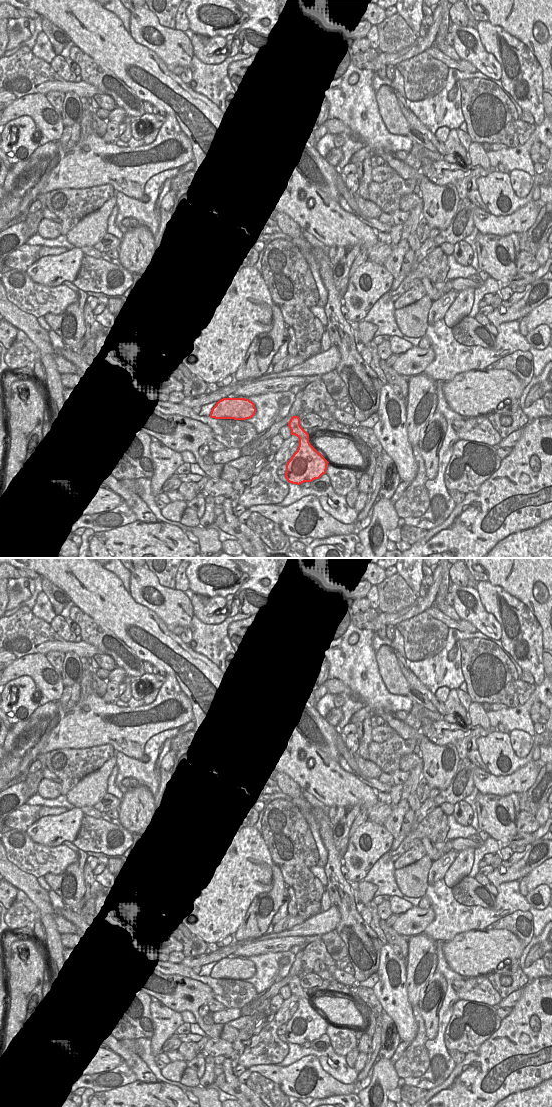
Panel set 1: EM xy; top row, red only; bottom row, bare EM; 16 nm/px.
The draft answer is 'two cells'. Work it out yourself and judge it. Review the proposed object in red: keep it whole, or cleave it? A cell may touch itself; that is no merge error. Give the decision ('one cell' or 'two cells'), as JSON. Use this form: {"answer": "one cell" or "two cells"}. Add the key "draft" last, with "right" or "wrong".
{"answer": "one cell", "draft": "wrong"}

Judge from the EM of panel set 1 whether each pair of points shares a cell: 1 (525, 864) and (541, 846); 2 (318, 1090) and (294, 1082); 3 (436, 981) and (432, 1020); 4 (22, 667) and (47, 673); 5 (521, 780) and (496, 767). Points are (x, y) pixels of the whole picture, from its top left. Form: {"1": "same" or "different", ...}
{"1": "same", "2": "same", "3": "same", "4": "same", "5": "different"}

